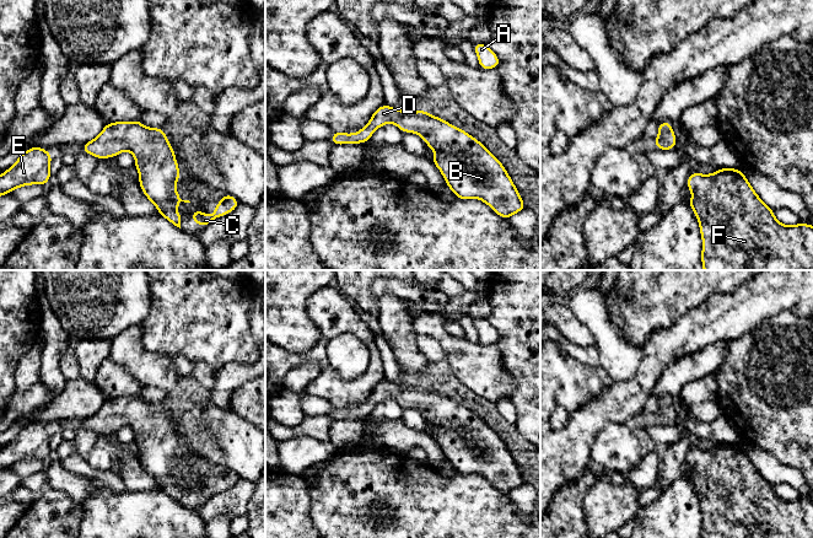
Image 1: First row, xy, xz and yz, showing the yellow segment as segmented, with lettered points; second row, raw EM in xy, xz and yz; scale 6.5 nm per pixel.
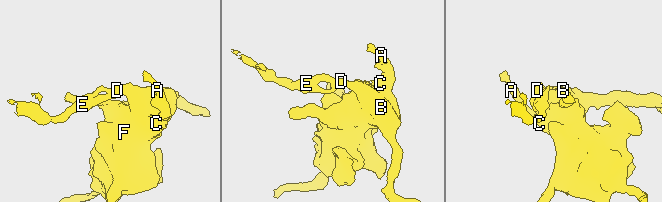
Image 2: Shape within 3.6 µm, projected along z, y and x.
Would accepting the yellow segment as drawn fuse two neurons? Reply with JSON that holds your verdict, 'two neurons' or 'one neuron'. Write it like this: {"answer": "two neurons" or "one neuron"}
{"answer": "one neuron"}

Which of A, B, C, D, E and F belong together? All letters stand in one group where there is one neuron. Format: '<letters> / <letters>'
A B C D E F

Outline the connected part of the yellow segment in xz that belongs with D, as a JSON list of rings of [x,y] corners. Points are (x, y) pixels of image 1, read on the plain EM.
[[[387,380],[377,383],[368,399],[354,409],[333,407],[330,416],[334,420],[362,419],[371,414],[373,407],[387,399],[395,399],[403,408],[419,409],[422,415],[432,424],[437,431],[430,435],[441,446],[448,463],[462,475],[478,473],[486,478],[499,491],[510,494],[513,489],[522,486],[527,481],[515,462],[511,452],[502,439],[480,416],[453,402],[436,391],[429,389],[425,384],[419,387],[404,387]]]

